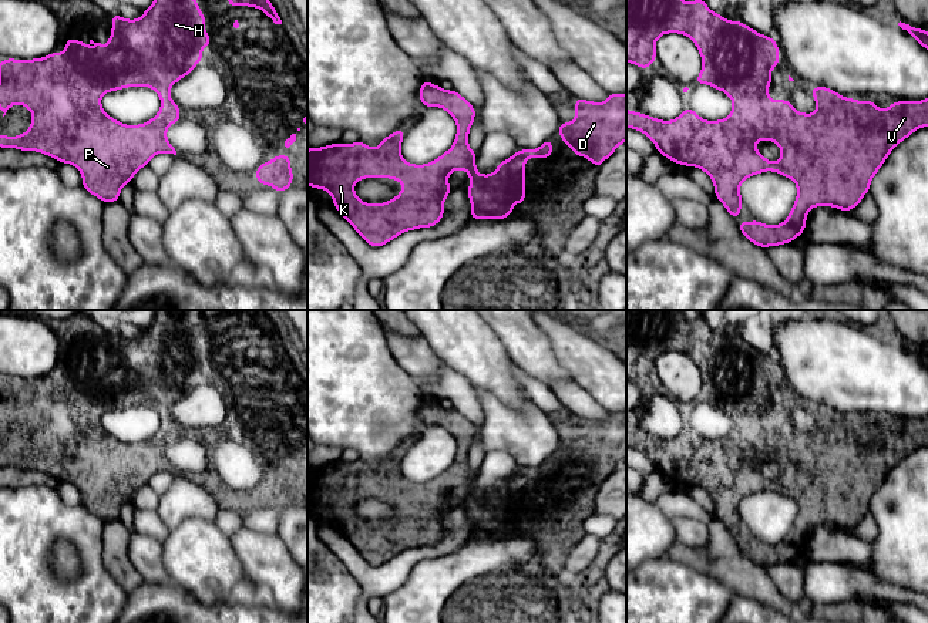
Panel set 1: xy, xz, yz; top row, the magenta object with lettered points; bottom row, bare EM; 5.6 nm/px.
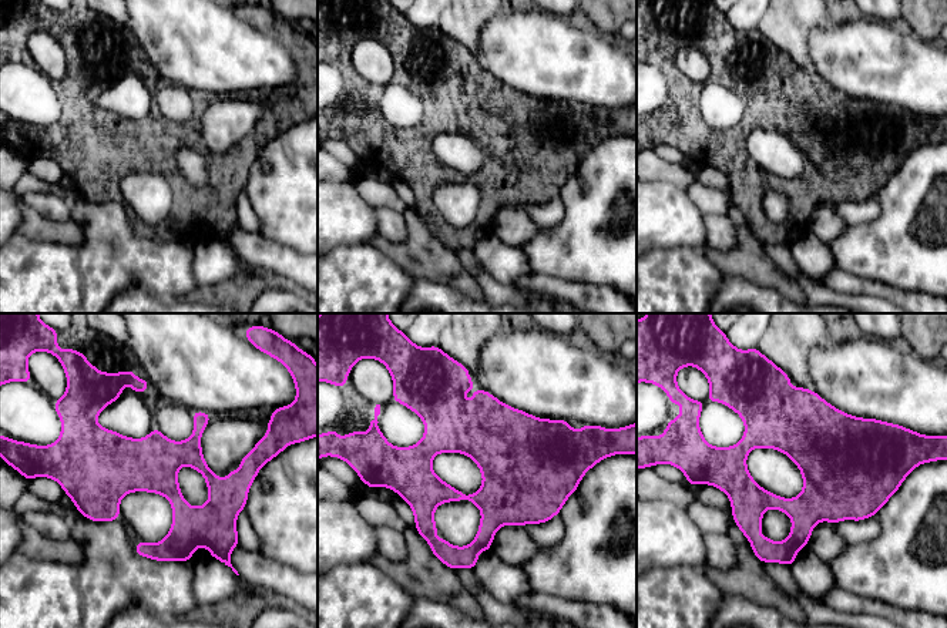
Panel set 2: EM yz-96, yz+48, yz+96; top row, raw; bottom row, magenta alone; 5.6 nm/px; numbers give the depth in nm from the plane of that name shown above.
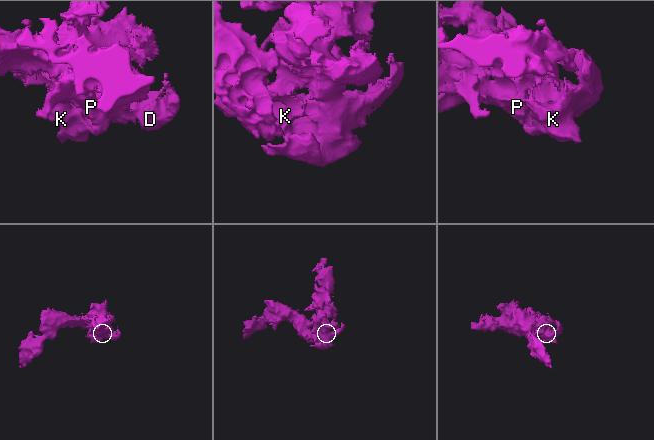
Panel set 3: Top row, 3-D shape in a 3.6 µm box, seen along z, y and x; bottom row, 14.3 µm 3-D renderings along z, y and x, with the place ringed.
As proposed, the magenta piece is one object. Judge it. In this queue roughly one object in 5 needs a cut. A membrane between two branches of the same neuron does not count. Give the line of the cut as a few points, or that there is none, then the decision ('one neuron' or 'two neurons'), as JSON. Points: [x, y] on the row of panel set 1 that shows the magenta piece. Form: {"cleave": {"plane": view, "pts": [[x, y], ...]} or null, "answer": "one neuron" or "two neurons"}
{"cleave": null, "answer": "one neuron"}

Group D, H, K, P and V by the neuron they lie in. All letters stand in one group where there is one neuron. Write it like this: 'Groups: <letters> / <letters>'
Groups: D H K P V

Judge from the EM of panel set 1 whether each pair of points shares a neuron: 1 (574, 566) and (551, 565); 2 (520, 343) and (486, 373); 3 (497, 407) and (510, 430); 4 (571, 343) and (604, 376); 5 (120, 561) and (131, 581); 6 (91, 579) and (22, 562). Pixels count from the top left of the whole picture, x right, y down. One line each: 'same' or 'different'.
1: different
2: different
3: same
4: same
5: same
6: same

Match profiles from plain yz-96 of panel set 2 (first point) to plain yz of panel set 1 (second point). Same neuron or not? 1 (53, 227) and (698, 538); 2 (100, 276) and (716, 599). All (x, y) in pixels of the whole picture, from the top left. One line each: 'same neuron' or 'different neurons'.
1: different neurons
2: same neuron

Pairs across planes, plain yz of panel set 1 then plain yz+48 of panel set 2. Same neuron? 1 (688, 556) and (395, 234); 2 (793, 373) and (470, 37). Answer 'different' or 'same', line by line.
1: different
2: different

